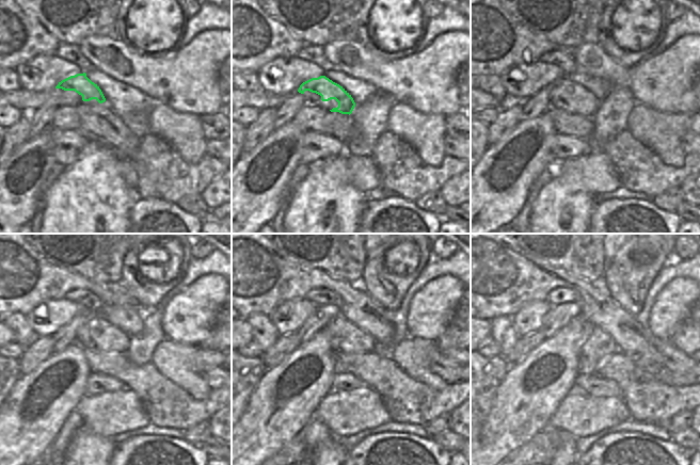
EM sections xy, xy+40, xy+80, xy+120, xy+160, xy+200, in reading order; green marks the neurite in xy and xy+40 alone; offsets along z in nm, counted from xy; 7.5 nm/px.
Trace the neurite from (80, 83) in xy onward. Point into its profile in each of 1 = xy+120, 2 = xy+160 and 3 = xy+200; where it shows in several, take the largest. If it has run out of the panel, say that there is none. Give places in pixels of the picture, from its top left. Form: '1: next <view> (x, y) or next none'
1: next xy+120 (112, 339)
2: next xy+160 (351, 339)
3: next xy+200 (598, 343)

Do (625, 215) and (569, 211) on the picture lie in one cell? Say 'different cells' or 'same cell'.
different cells

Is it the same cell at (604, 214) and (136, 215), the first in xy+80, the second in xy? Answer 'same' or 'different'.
same

